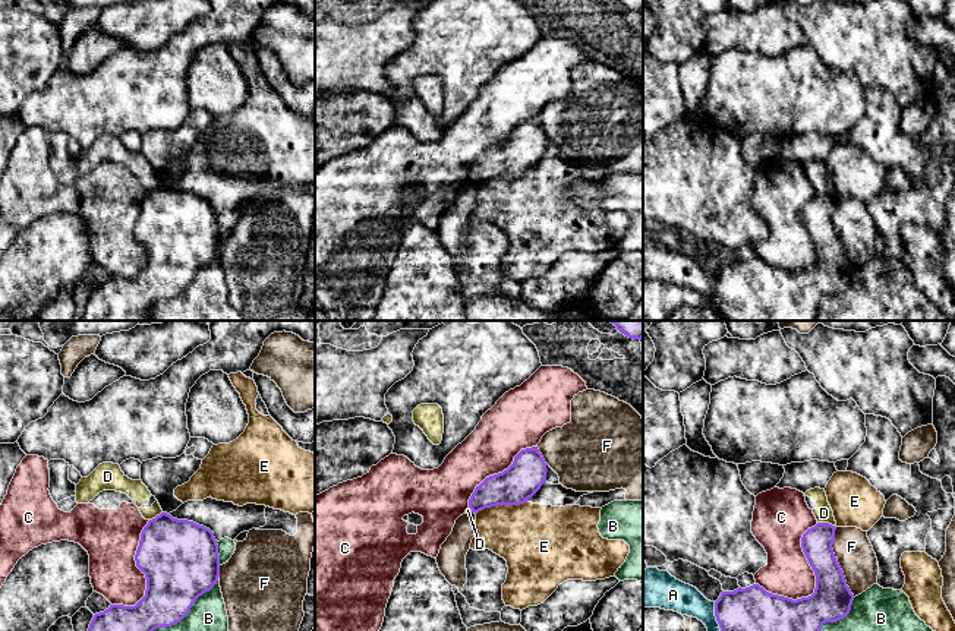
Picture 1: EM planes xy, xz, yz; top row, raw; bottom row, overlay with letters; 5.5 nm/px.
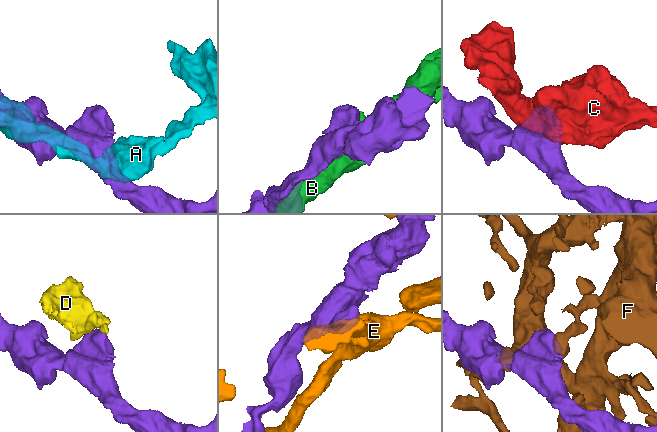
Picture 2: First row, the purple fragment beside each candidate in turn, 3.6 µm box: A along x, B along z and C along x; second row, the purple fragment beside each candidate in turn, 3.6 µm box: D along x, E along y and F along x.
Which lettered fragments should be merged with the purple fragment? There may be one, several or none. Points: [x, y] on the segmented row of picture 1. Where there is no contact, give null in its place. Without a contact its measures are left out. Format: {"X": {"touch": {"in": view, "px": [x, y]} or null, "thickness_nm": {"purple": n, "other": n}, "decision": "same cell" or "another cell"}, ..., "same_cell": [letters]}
{"A": {"touch": {"in": "yz", "px": [715, 615]}, "thickness_nm": {"purple": 240, "other": 170}, "decision": "another cell"}, "B": {"touch": {"in": "xy", "px": [189, 611]}, "thickness_nm": {"purple": 380, "other": 190}, "decision": "another cell"}, "C": {"touch": {"in": "yz", "px": [816, 584]}, "thickness_nm": {"purple": 220, "other": 260}, "decision": "another cell"}, "D": {"touch": {"in": "yz", "px": [826, 523]}, "thickness_nm": {"purple": 170, "other": 100}, "decision": "another cell"}, "E": {"touch": {"in": "xz", "px": [501, 504]}, "thickness_nm": {"purple": 200, "other": 380}, "decision": "another cell"}, "F": {"touch": {"in": "yz", "px": [837, 562]}, "thickness_nm": {"purple": 220, "other": 200}, "decision": "another cell"}, "same_cell": []}

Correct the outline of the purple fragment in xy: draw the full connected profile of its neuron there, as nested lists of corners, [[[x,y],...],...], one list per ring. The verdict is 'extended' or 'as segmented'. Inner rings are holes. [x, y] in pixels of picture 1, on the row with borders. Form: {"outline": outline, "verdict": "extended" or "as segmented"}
{"outline": [[[161,512],[141,533],[135,555],[136,567],[145,574],[145,596],[135,606],[110,605],[95,613],[88,631],[154,631],[180,622],[195,600],[209,591],[220,577],[220,555],[214,533],[193,521]]], "verdict": "as segmented"}

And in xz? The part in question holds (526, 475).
{"outline": [[[538,447],[521,449],[502,473],[486,477],[469,499],[472,512],[527,502],[546,482],[546,463]]], "verdict": "as segmented"}

